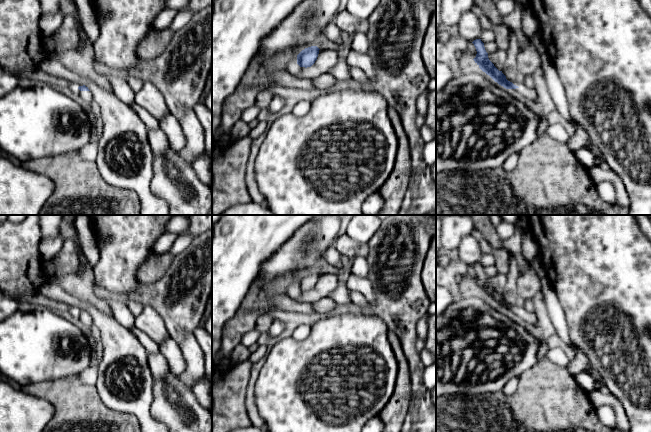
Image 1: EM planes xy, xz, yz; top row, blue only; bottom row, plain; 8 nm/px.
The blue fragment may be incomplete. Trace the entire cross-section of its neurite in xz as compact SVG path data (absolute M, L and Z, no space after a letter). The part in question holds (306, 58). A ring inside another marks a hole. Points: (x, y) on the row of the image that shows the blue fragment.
M317 46L305 48L297 55L297 64L300 67L311 67L317 60L319 50Z

